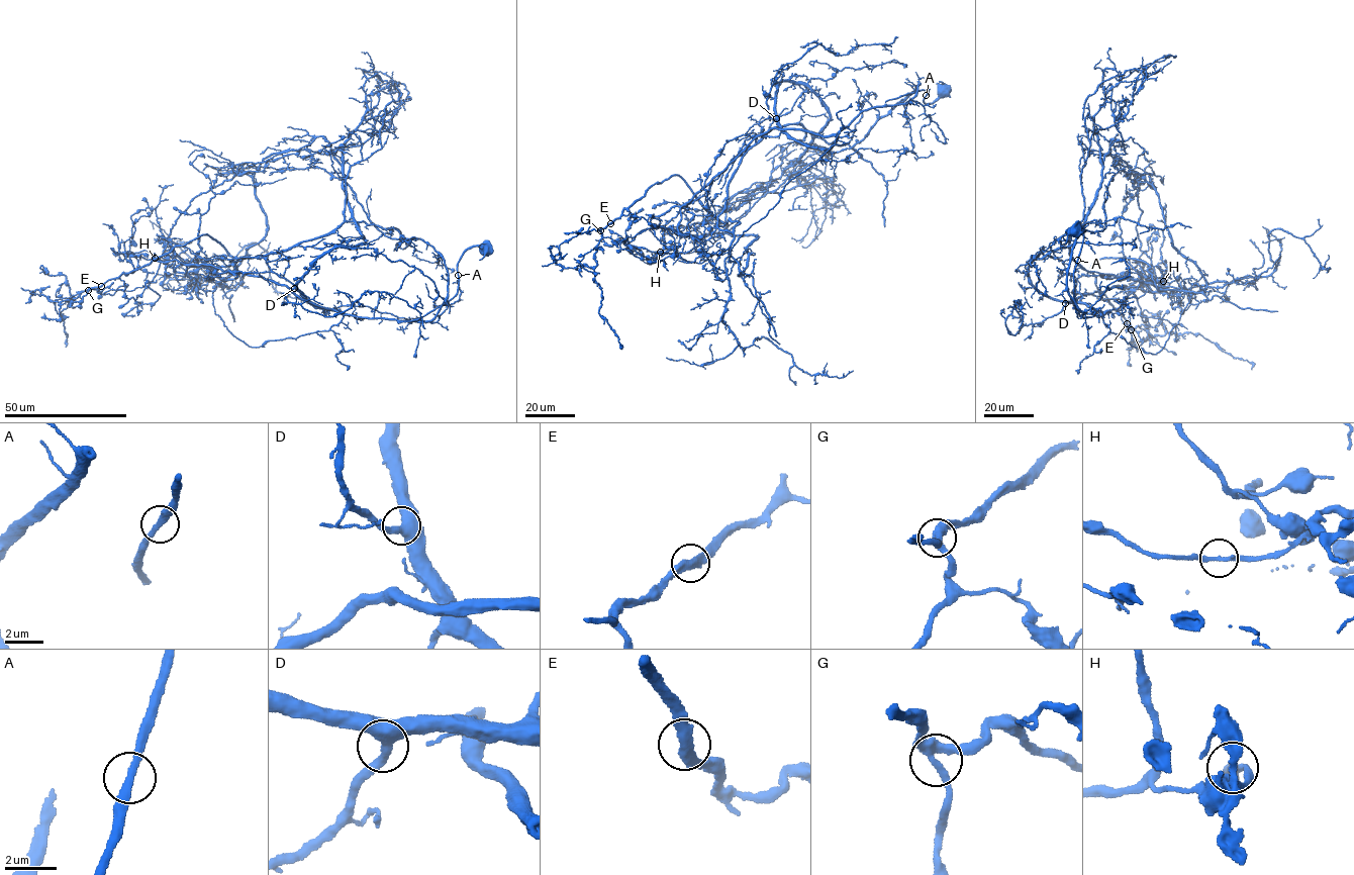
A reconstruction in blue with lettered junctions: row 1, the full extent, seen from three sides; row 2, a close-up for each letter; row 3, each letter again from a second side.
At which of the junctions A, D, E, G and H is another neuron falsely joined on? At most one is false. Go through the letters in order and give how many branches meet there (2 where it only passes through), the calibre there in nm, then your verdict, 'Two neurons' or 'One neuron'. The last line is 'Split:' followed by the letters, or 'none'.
A: Branches: 2. Thickness 240 nm. One neuron
D: Branches: 2. Thickness 480 nm. One neuron
E: Branches: 2. Thickness 360 nm. One neuron
G: Branches: 3. Thickness 320 nm. One neuron
H: Branches: 2. Thickness 220 nm. Two neurons
Split: H

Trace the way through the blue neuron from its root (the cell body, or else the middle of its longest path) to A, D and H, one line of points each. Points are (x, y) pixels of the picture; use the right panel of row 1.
A: (1071, 230), (1083, 229), (1077, 260)
D: (1071, 230), (1080, 227), (1083, 234), (1074, 272), (1076, 316), (1107, 310), (1065, 303)
H: (1071, 230), (1083, 234), (1073, 282), (1078, 318), (1096, 315), (1074, 304), (1084, 294), (1163, 280)

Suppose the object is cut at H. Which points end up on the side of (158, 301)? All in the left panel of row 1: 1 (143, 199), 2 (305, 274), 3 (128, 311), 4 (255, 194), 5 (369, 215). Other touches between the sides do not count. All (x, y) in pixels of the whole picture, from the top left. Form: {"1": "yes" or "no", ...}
{"1": "yes", "2": "yes", "3": "yes", "4": "no", "5": "yes"}

